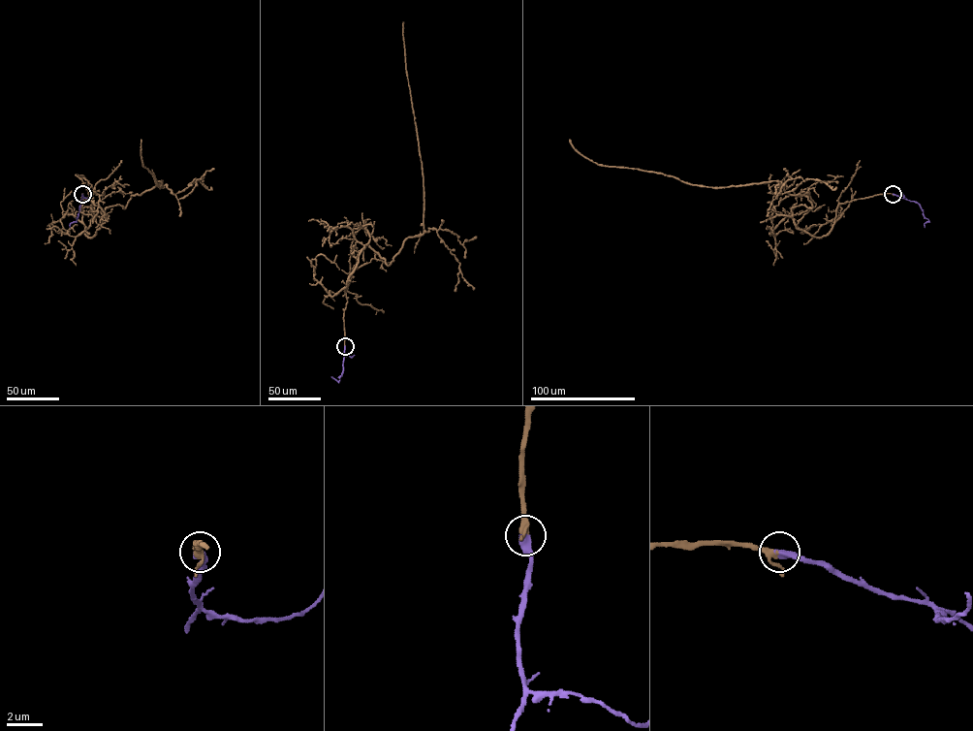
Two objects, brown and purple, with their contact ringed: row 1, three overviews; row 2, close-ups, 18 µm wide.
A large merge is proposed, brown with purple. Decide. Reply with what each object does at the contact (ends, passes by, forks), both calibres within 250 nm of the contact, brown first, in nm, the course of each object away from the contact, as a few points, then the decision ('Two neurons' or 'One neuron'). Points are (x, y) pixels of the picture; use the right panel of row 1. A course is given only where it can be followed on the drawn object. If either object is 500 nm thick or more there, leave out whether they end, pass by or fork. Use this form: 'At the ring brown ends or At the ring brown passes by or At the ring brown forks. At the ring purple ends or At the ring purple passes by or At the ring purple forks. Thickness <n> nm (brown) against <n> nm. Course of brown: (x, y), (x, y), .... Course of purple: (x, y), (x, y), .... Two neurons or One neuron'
At the ring brown passes by. At the ring purple ends. Thickness 280 nm (brown) against 480 nm. Course of brown: (893, 194), (839, 204), (815, 237), (791, 210), (811, 203), (781, 181), (690, 184), (598, 165), (569, 140). Course of purple: (893, 194), (919, 204), (928, 220), (925, 227). One neuron

